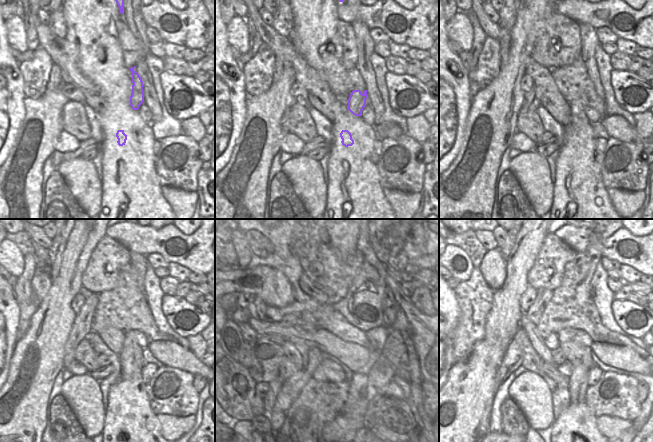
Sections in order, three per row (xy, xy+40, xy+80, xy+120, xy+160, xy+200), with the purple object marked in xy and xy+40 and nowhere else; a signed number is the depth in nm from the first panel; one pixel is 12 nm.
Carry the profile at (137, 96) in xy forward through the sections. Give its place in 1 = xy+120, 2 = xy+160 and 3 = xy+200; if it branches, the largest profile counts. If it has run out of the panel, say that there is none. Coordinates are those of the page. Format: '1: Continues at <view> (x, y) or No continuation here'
1: Continues at xy+120 (132, 352)
2: Continues at xy+160 (354, 371)
3: Continues at xy+200 (577, 386)

